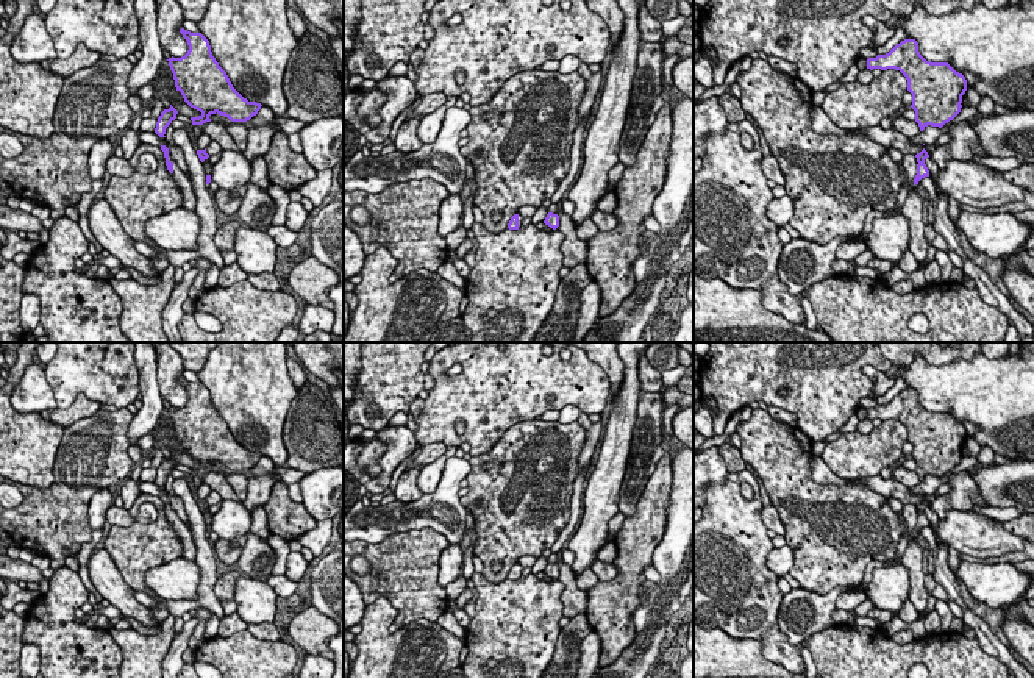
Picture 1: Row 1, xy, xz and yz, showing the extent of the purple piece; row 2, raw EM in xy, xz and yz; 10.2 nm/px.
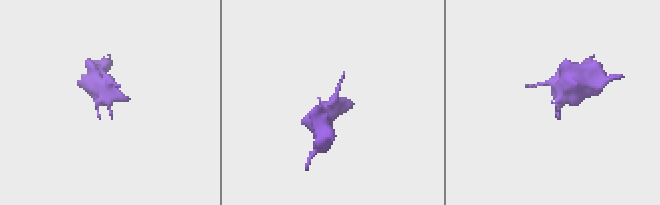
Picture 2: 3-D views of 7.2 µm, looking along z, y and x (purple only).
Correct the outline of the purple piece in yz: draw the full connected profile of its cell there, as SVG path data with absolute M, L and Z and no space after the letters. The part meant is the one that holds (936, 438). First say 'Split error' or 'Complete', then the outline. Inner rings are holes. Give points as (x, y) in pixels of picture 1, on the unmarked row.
Complete. M904 389L889 403L868 408L867 419L895 419L906 426L920 481L928 475L942 478L961 462L965 426L948 412L926 411L915 389Z

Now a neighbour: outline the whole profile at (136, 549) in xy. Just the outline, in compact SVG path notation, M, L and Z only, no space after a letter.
M142 492L128 509L133 519L137 517L142 503L152 503L156 508L156 520L153 523L139 523L134 520L127 528L111 526L103 548L109 553L123 581L133 591L158 597L147 587L145 572L183 558L183 542L173 523L167 520L164 501L158 495Z

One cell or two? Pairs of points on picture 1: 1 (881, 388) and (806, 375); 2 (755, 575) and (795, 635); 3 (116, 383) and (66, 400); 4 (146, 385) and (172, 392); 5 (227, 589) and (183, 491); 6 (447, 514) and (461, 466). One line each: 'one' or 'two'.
1: two
2: two
3: one
4: two
5: two
6: one

